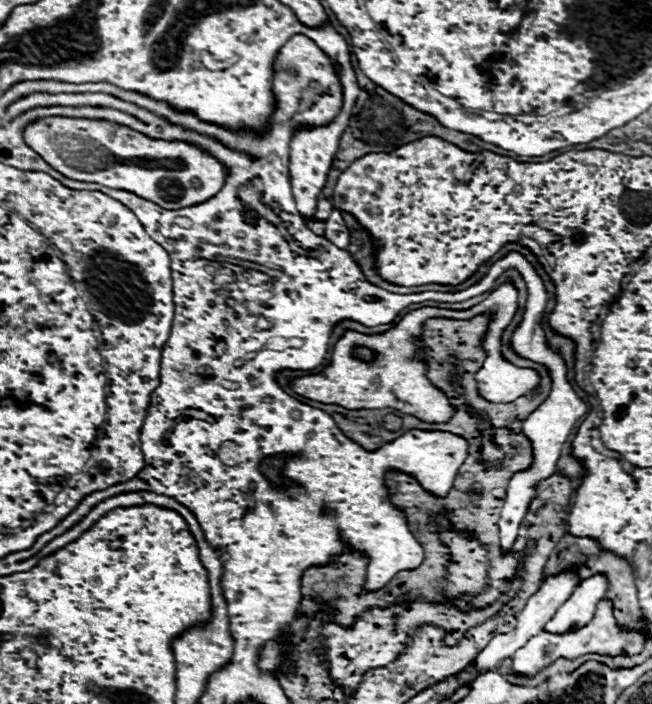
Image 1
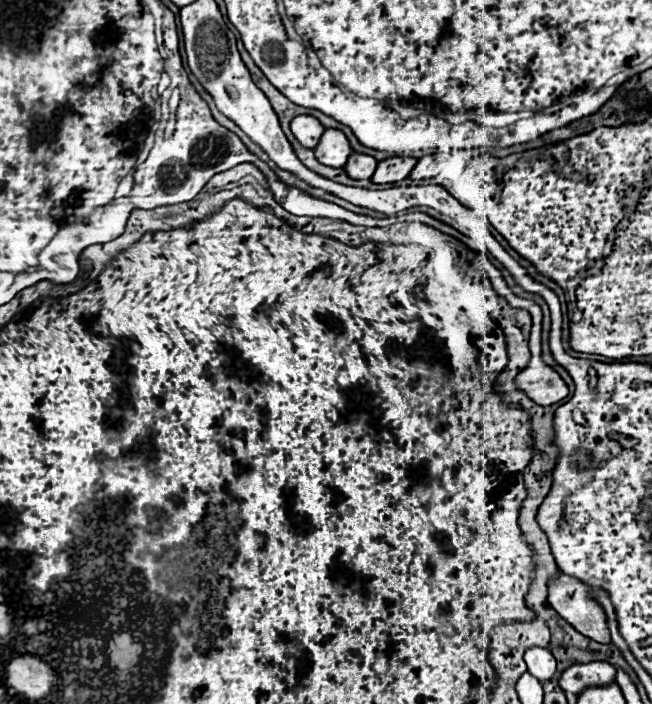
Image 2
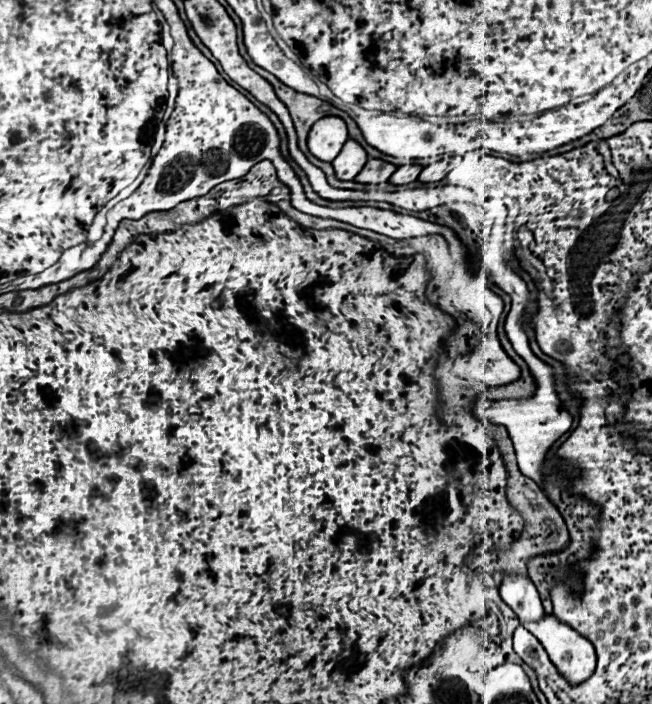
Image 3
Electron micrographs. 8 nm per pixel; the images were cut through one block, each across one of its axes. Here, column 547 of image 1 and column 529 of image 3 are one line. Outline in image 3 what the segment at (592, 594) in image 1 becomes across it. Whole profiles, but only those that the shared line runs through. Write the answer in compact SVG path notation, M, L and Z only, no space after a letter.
M546 616L538 624L526 624L526 628L540 640L558 672L562 672L570 684L582 684L594 674L594 646L578 632L558 622L554 616Z

